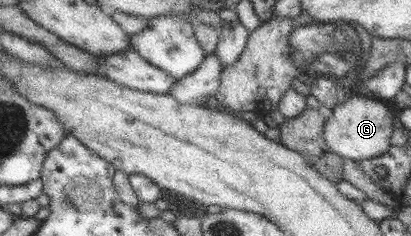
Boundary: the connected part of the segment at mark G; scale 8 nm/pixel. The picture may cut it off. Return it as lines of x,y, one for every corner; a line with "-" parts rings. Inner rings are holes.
350,95
344,103
335,105
325,118
323,141
329,151
340,157
360,161
378,157
390,146
394,115
382,100

